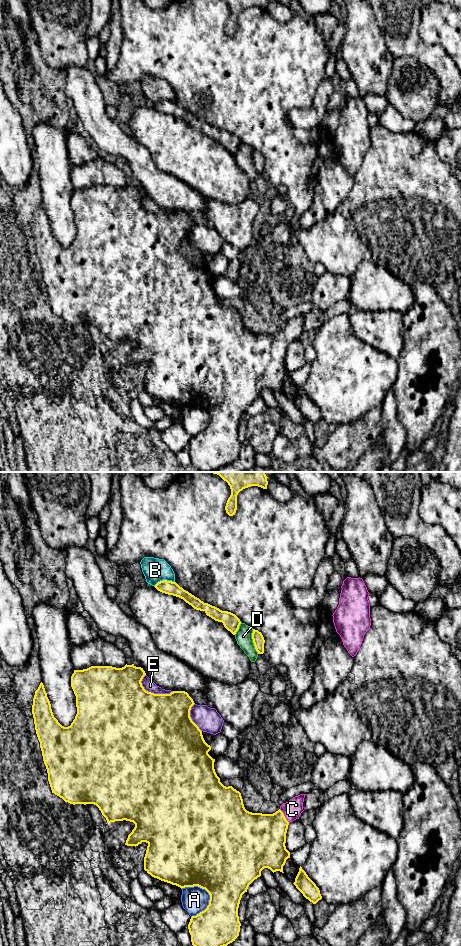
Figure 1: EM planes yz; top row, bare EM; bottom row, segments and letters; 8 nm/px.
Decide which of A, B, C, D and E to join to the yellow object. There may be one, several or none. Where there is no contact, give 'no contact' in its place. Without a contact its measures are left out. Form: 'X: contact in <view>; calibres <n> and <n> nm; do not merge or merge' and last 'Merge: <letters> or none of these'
A: contact in yz; calibres 400 and 220 nm; do not merge
B: contact in yz; calibres 110 and 190 nm; do not merge
C: contact in yz; calibres 380 and 150 nm; merge
D: contact in yz; calibres 90 and 140 nm; do not merge
E: contact in yz; calibres 500 and 90 nm; do not merge
Merge: C

